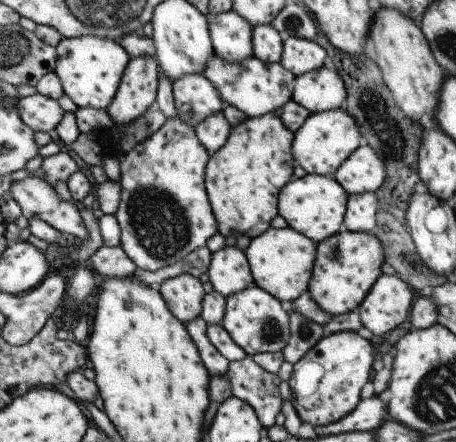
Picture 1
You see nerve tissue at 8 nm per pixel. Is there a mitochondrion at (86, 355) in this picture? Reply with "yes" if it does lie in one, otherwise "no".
no

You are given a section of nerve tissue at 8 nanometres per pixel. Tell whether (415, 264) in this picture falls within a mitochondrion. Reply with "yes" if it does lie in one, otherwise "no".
yes

